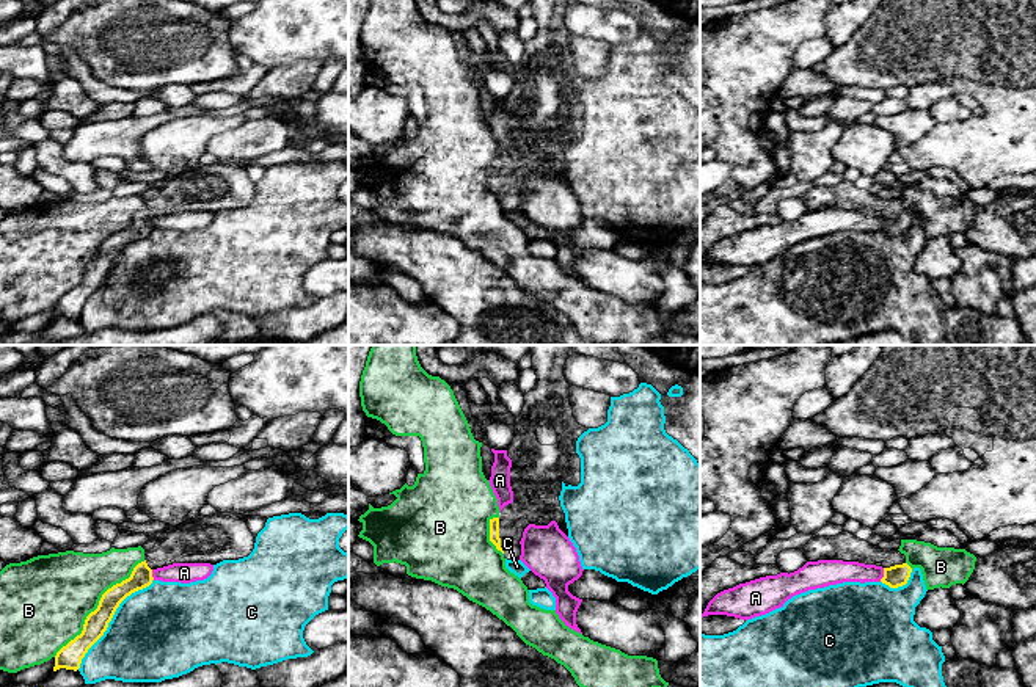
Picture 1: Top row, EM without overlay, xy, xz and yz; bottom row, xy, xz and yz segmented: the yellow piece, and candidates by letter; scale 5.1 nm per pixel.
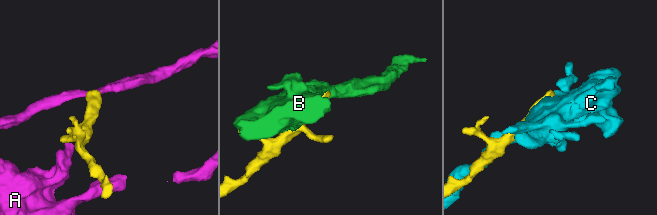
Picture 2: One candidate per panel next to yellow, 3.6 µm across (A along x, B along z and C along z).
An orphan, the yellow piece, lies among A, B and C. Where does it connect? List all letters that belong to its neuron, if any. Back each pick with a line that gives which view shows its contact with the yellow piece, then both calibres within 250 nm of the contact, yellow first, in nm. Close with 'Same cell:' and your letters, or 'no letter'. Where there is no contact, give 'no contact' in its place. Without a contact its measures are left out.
Same cell: no letter

